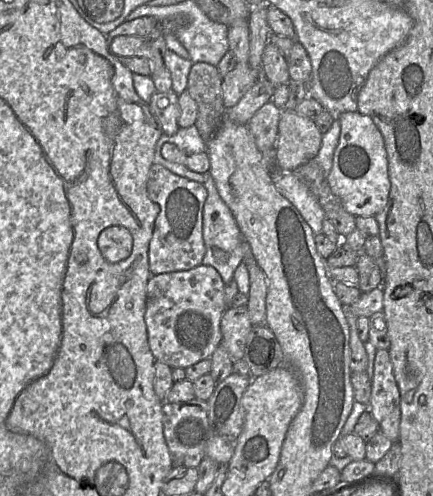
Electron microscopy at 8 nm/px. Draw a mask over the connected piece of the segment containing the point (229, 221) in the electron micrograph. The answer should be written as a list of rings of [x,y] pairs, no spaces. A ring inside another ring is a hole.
[[[207,172],[205,177],[206,181],[204,186],[206,187],[208,196],[203,211],[203,240],[206,247],[206,253],[202,264],[212,266],[220,274],[226,285],[234,280],[234,272],[239,264],[244,263],[245,251],[248,249],[248,244],[238,228],[231,210],[220,197],[212,176]],[[214,249],[219,249],[221,253],[225,254],[227,261],[224,263],[217,262],[213,255]]]

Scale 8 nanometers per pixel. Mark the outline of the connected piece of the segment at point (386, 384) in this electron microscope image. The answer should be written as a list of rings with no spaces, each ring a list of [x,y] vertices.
[[[388,350],[376,351],[372,394],[367,411],[377,421],[380,431],[392,442],[399,443],[401,409],[400,392]]]

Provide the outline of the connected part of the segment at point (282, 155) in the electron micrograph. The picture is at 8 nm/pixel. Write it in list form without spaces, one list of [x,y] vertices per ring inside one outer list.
[[[283,111],[278,128],[275,164],[283,172],[294,172],[314,159],[322,145],[315,122],[295,111]]]

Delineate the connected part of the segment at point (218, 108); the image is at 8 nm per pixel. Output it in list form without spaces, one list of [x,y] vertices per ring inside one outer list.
[[[205,62],[192,64],[187,91],[198,106],[196,127],[207,143],[218,131],[226,116],[221,87],[222,77],[216,66]]]

